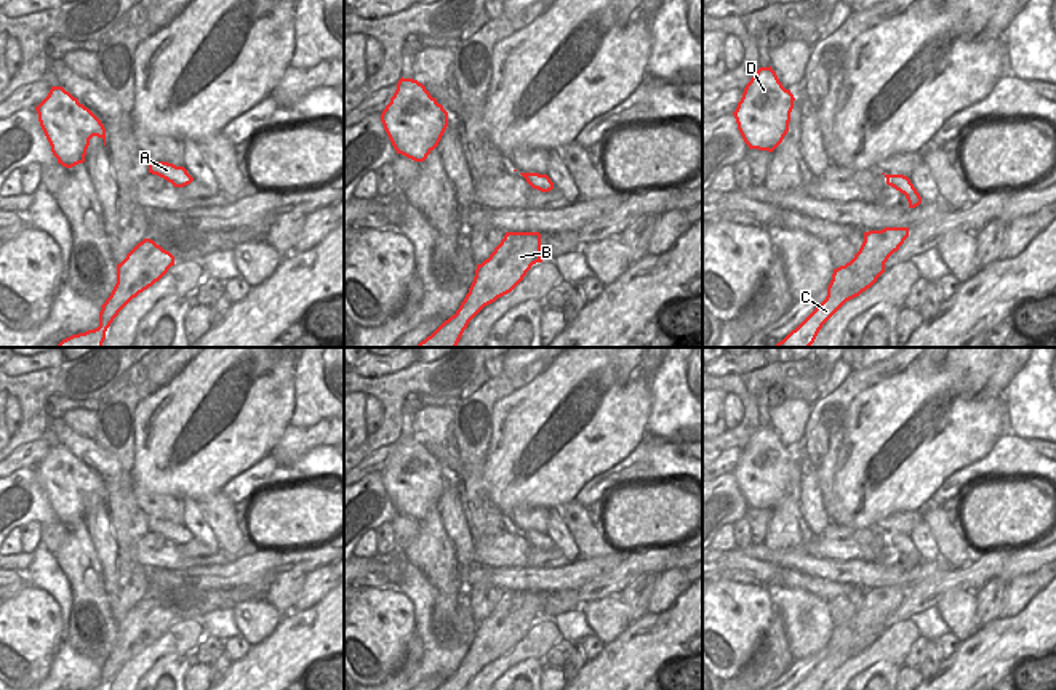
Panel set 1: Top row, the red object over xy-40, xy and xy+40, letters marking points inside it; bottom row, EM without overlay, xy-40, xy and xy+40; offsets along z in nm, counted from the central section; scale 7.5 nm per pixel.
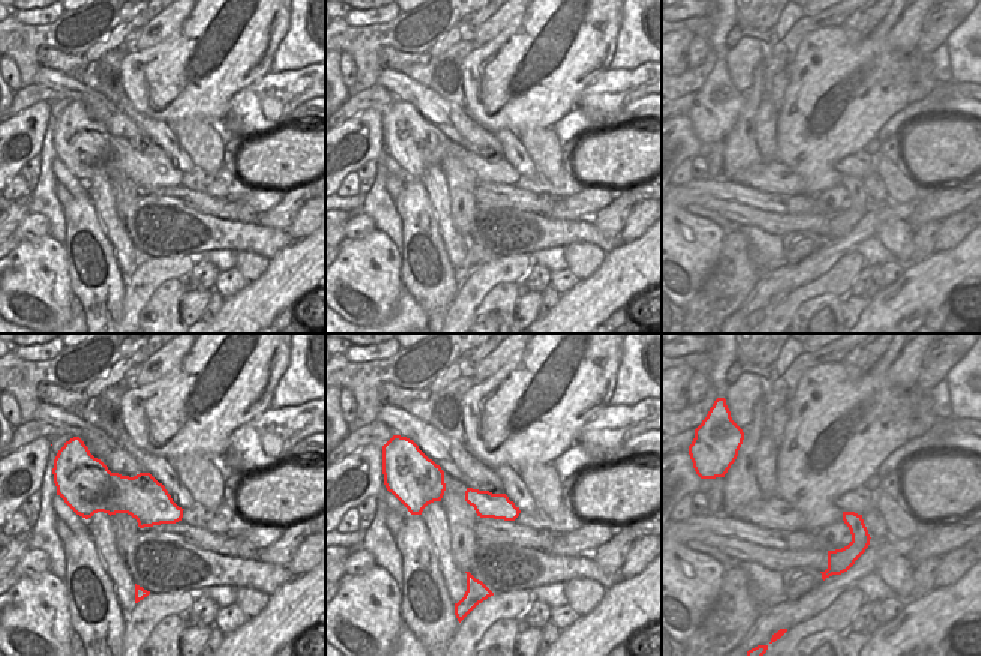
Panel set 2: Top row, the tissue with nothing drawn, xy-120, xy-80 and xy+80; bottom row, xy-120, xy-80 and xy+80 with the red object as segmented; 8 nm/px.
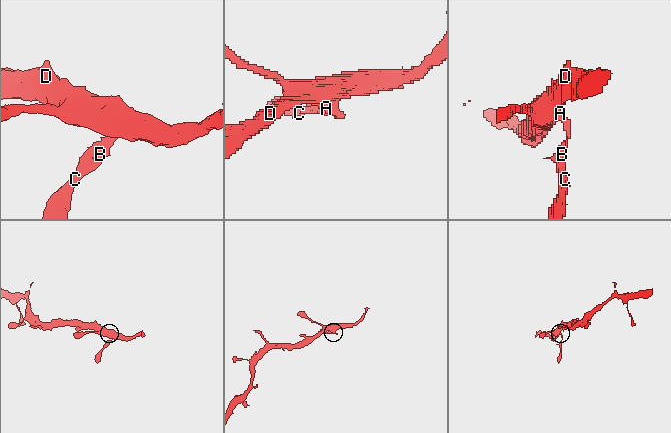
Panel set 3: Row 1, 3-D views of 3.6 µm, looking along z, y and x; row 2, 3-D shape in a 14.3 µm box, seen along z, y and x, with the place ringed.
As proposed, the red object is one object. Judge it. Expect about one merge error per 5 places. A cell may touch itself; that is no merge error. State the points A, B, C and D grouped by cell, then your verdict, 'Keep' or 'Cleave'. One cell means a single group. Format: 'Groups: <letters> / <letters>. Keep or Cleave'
Groups: A B C D. Keep.

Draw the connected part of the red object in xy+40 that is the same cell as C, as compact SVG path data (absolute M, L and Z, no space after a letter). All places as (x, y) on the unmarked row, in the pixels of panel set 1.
M885 586L864 591L854 616L834 628L826 658L792 690L819 690L850 658L870 647L885 631L885 621L909 596L909 586Z

